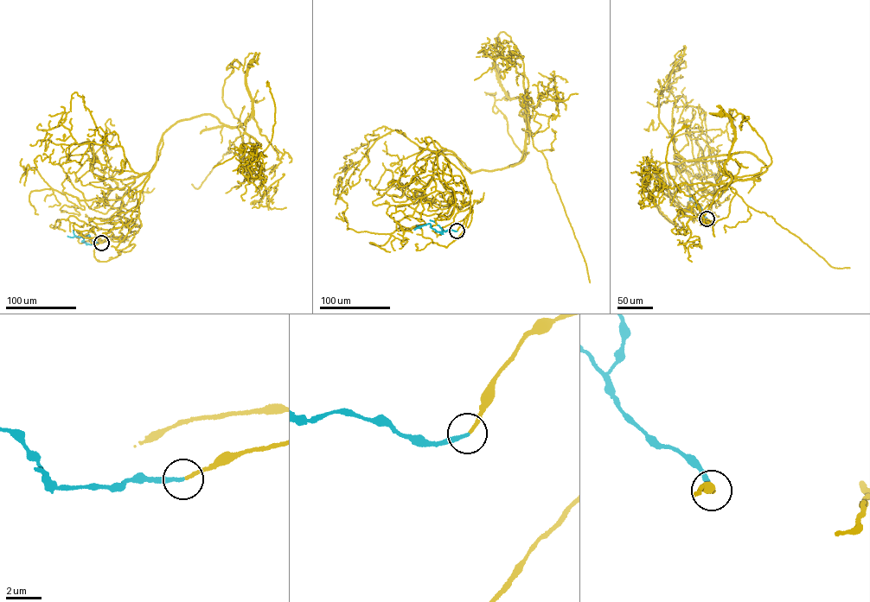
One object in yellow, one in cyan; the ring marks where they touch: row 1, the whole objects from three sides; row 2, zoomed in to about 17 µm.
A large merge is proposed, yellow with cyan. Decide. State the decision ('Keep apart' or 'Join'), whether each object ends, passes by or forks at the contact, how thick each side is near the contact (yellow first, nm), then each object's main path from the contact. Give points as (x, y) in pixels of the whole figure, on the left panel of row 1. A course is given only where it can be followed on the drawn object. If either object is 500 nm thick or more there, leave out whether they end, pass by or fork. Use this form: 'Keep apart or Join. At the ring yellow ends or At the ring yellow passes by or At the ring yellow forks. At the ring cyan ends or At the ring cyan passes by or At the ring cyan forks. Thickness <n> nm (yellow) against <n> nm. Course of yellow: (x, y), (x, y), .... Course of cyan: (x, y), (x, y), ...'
Join. At the ring yellow ends. At the ring cyan ends. Thickness 180 nm (yellow) against 240 nm. Course of yellow: (101, 243), (141, 226), (137, 199), (173, 125), (210, 114), (243, 129), (200, 186), (191, 184). Course of cyan: (101, 243), (90, 244), (81, 241), (81, 237), (67, 236)

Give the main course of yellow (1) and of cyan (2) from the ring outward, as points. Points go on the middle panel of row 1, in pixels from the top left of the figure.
1: (457, 231), (469, 191), (432, 141), (470, 172), (507, 167), (521, 158), (529, 116), (590, 282)
2: (457, 231), (437, 231), (430, 223), (414, 230)

